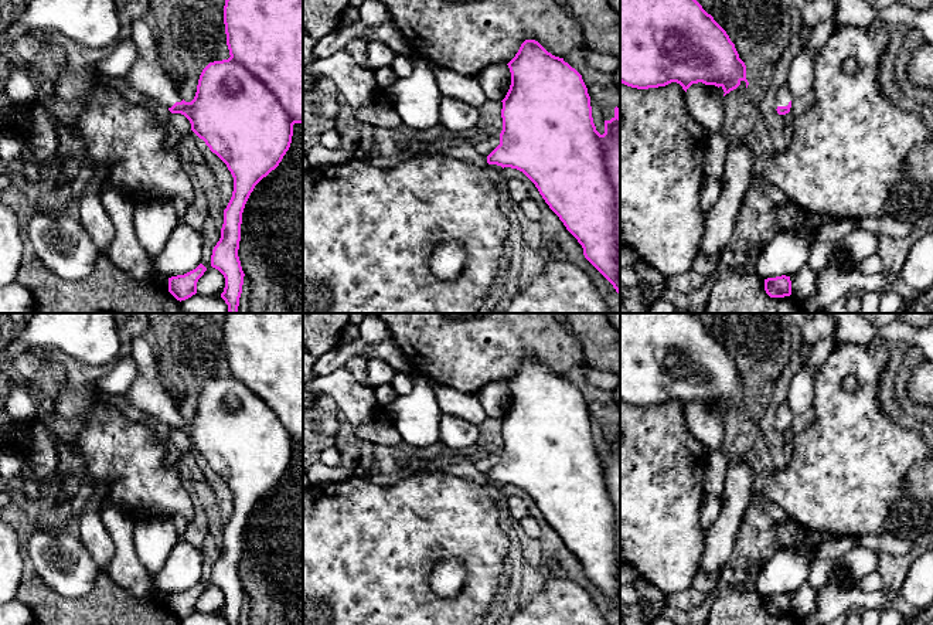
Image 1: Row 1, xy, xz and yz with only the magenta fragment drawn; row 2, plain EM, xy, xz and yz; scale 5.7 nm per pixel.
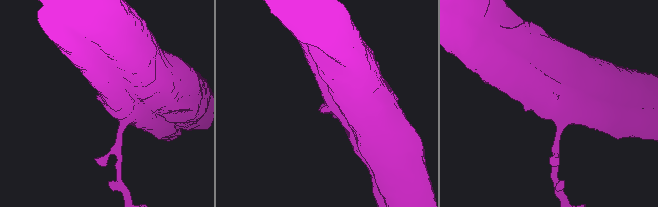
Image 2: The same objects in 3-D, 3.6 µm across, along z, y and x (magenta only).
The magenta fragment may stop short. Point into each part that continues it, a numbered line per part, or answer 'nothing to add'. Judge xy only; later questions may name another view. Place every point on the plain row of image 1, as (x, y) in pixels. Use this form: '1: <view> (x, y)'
1: xy (146, 393)

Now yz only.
1: yz (783, 413)

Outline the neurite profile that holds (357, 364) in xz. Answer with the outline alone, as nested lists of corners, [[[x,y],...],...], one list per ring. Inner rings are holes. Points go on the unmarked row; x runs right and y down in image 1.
[[[353,356],[345,363],[345,367],[354,376],[354,378],[362,384],[367,380],[367,359],[362,356]]]

